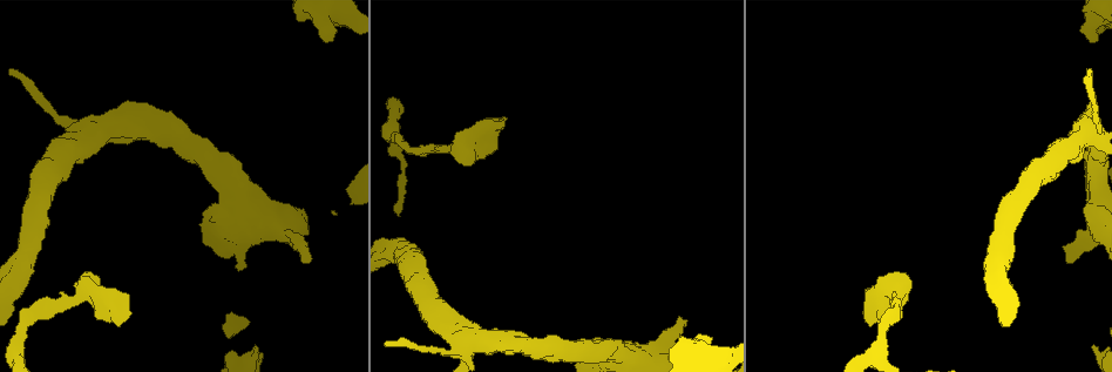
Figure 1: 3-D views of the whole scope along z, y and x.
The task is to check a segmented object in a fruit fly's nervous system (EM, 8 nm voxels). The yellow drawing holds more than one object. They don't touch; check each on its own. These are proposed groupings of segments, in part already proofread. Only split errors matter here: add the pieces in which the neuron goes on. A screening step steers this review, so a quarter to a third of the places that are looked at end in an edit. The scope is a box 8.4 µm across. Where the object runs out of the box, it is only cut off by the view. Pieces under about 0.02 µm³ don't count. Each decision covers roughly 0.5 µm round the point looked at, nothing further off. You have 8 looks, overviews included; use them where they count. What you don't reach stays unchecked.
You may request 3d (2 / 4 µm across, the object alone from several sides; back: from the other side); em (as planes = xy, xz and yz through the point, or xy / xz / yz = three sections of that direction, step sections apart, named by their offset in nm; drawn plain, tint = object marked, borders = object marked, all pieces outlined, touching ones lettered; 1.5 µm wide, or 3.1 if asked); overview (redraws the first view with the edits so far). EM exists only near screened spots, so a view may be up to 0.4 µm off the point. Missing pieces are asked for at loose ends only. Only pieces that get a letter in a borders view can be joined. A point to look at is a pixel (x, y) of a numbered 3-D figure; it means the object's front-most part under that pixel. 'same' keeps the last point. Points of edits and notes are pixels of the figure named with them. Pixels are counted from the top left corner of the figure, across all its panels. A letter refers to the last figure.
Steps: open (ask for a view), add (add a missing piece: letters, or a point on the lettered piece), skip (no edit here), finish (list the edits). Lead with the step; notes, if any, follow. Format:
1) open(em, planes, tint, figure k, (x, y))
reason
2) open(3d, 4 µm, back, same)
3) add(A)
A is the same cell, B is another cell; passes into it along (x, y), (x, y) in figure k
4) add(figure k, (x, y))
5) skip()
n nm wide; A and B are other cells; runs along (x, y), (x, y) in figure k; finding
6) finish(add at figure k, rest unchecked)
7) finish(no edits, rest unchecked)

open(em, xz, step 8, borders, figure 1, (506, 118))
free end

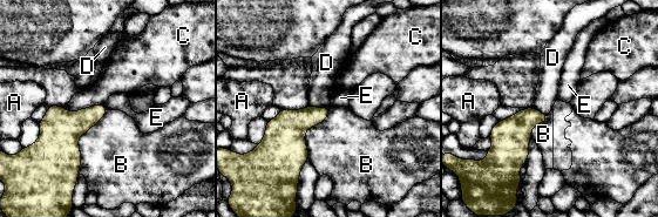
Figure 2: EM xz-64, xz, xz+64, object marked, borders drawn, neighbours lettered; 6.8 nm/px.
open(em, planes, borders, same)
another direction

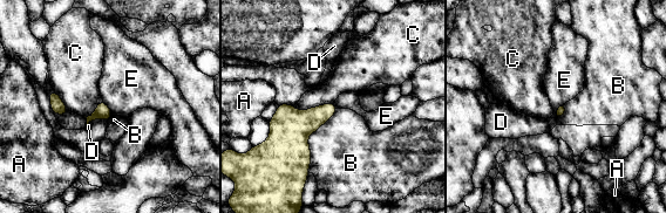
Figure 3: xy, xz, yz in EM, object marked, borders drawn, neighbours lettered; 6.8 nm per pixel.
skip()
A, B, C, D and E are other cells; no lettered piece goes on from it

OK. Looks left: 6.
open(3d, 2 µm, figure 1, (1094, 345))
end of a long branch

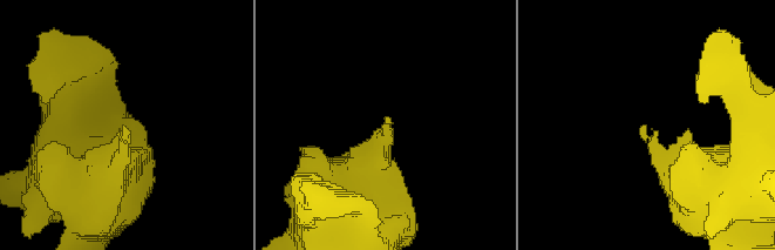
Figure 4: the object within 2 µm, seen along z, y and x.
open(em, planes, borders, figure 4, (125, 126))

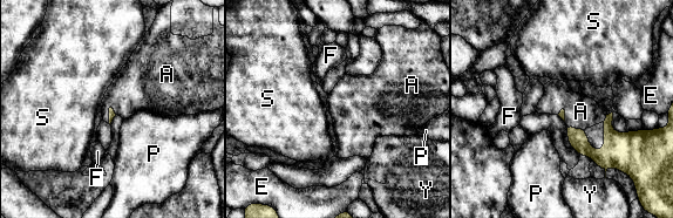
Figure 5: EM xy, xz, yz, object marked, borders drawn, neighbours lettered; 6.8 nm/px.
add(A)
A is the same cell, E, F, P, S and Y are other cells; it goes on there

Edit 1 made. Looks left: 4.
open(em, planes, borders, figure 1, (685, 321))
an open end

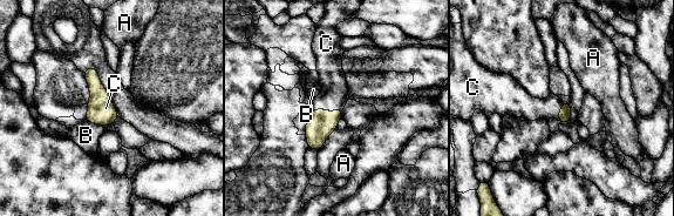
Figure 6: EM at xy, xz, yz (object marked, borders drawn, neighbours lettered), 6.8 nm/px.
add(C)
C is the same cell, A and B are other cells; it goes on there

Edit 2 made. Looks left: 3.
finish(add at figure 5, add at figure 6, rest unchecked)

